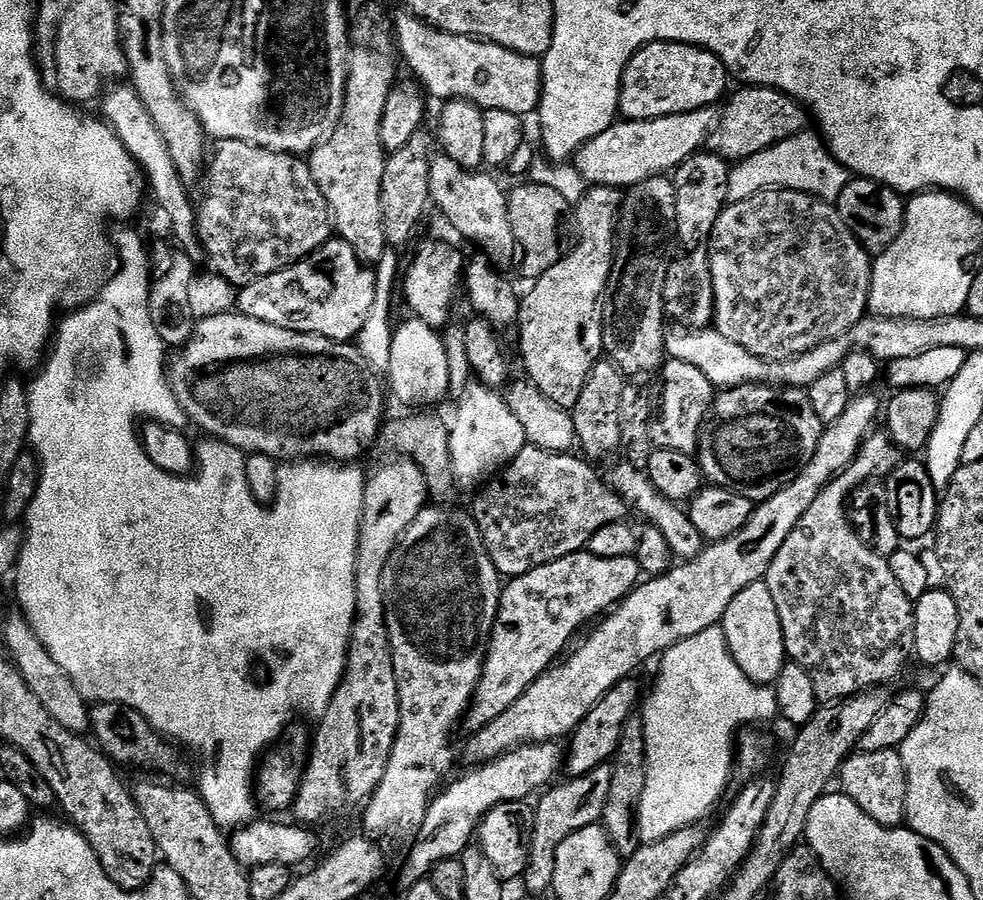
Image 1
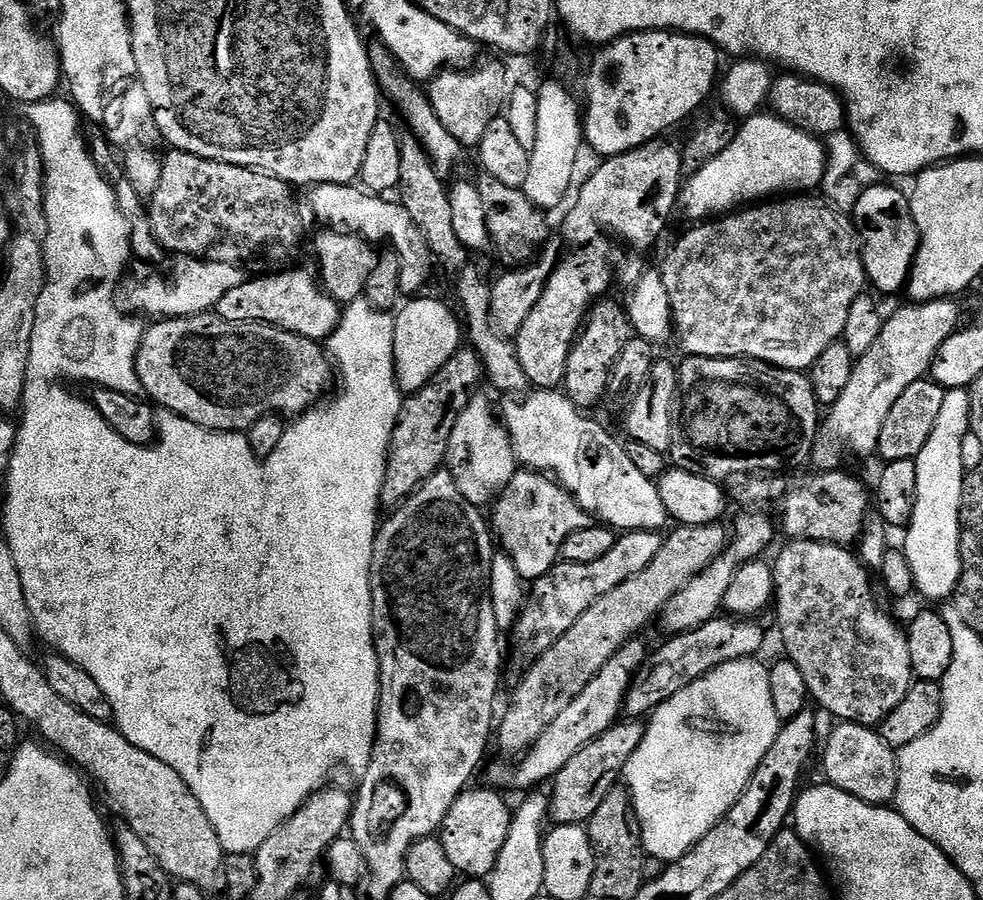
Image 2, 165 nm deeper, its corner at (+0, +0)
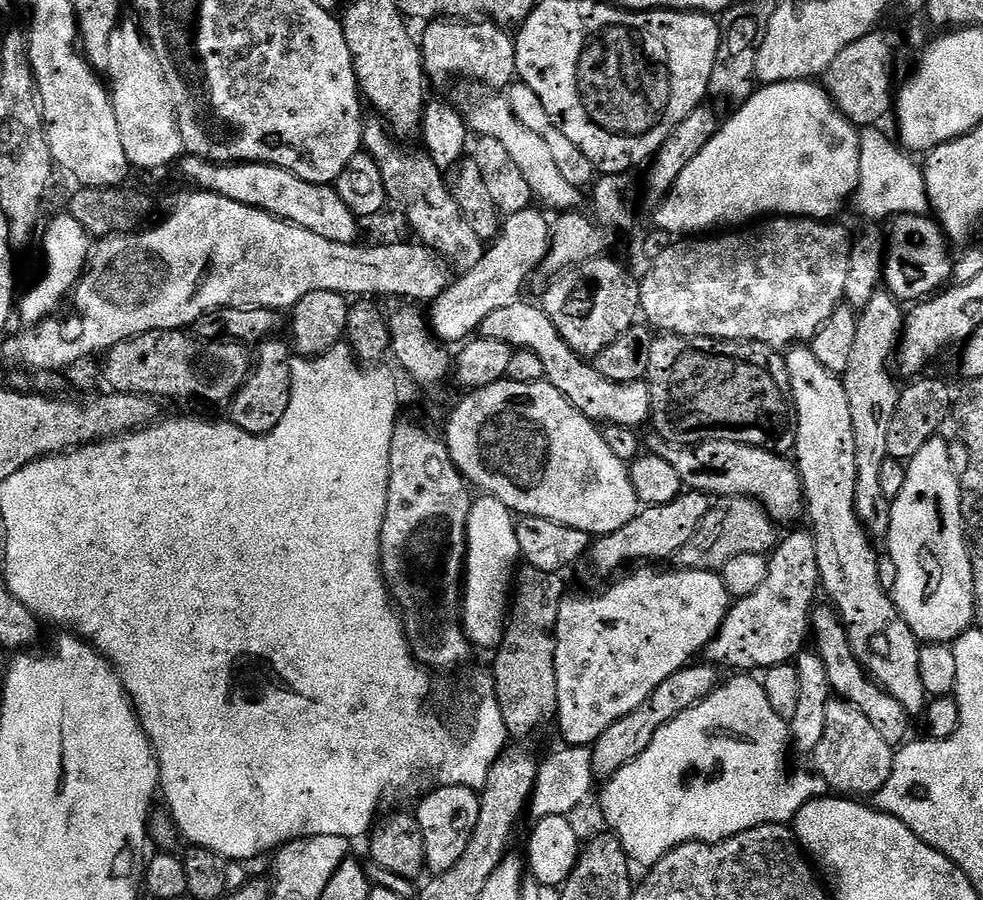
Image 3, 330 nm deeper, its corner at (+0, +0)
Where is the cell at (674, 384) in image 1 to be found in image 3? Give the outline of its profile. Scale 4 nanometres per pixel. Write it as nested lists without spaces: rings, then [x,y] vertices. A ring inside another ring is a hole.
[[[521,298],[515,300],[510,306],[502,306],[499,310],[494,310],[494,314],[490,314],[480,323],[479,338],[494,338],[494,342],[506,342],[512,345],[513,349],[535,354],[542,361],[544,380],[552,384],[554,390],[558,390],[558,394],[562,394],[562,398],[566,398],[583,416],[590,418],[593,422],[617,424],[634,429],[639,429],[640,424],[647,425],[652,414],[650,390],[647,383],[643,379],[620,383],[604,378],[592,362],[589,362],[574,350],[570,350],[570,346],[566,346],[562,334],[558,334],[558,330],[554,330],[554,322],[550,322],[550,318],[544,312],[543,307],[539,303],[527,304],[526,300]]]

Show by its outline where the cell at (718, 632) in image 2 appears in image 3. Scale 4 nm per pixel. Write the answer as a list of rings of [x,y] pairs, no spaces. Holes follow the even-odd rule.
[[[797,527],[795,530],[792,530],[797,530],[797,532],[792,532],[789,534],[789,536],[781,535],[779,537],[776,547],[772,549],[770,555],[768,556],[768,569],[766,570],[766,578],[762,582],[762,586],[758,586],[758,590],[754,590],[754,594],[739,597],[739,599],[737,599],[735,603],[729,607],[726,618],[720,627],[720,632],[717,633],[715,637],[713,637],[712,641],[710,641],[706,649],[707,663],[715,664],[721,669],[733,668],[731,671],[736,674],[752,674],[757,671],[755,668],[760,668],[759,670],[767,670],[773,668],[774,666],[778,666],[779,664],[793,663],[793,661],[795,661],[796,655],[801,652],[805,645],[807,645],[804,643],[806,643],[807,640],[809,643],[812,614],[814,611],[814,605],[817,603],[817,601],[815,602],[816,592],[819,593],[821,591],[820,571],[818,570],[818,553],[814,546],[814,538],[812,537],[811,531],[809,531],[807,527],[799,528],[800,527]]]

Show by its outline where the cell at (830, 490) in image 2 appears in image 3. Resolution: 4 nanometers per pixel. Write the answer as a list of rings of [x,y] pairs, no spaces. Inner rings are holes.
[[[653,435],[651,451],[655,455],[666,458],[674,470],[678,470],[678,478],[685,489],[694,492],[703,492],[712,498],[723,498],[726,496],[749,496],[751,500],[757,500],[768,512],[768,516],[777,525],[795,525],[796,519],[803,517],[806,512],[804,502],[804,487],[800,481],[800,471],[795,463],[787,455],[771,452],[765,448],[755,448],[749,444],[738,442],[722,442],[721,440],[707,440],[701,444],[670,444],[662,437]]]

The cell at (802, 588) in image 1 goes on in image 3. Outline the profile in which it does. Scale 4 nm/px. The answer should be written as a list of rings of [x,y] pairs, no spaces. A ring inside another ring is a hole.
[[[831,606],[817,607],[812,614],[810,632],[814,637],[814,650],[822,658],[822,662],[826,664],[826,674],[830,678],[833,693],[839,699],[858,706],[858,710],[862,710],[862,714],[866,714],[866,718],[870,718],[874,730],[878,730],[878,734],[882,734],[882,739],[887,744],[903,745],[909,739],[910,717],[908,711],[902,706],[902,702],[898,702],[898,698],[894,698],[894,694],[890,694],[864,671],[864,667],[860,665],[850,646],[848,630],[840,621],[836,609]]]

